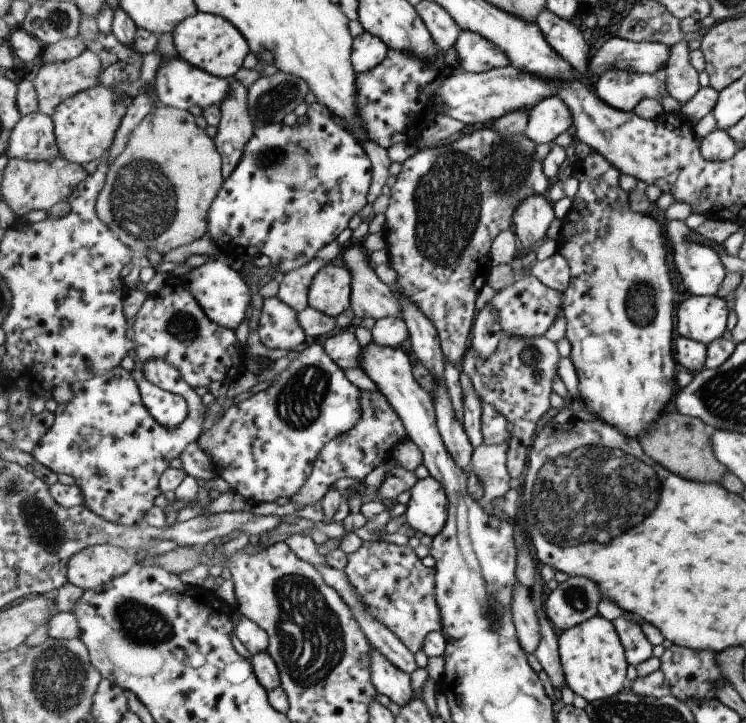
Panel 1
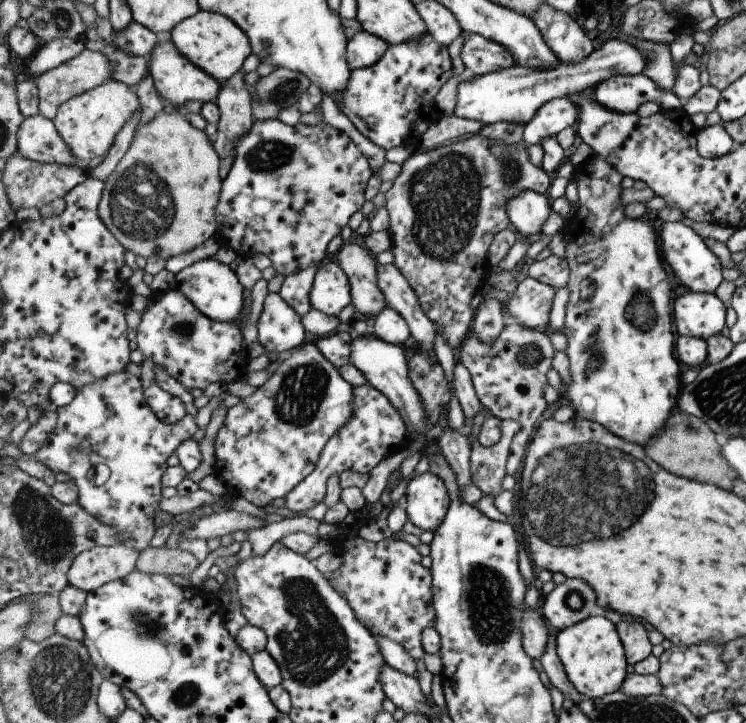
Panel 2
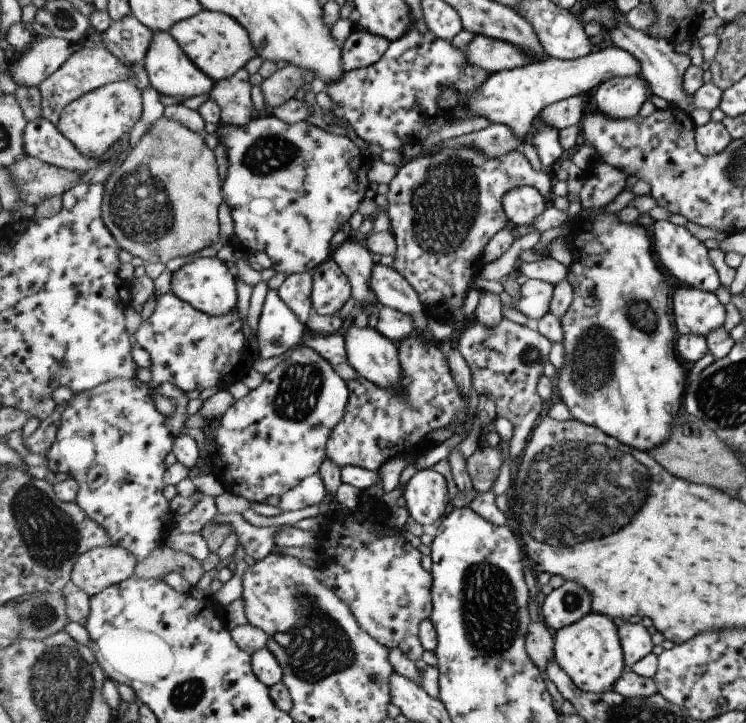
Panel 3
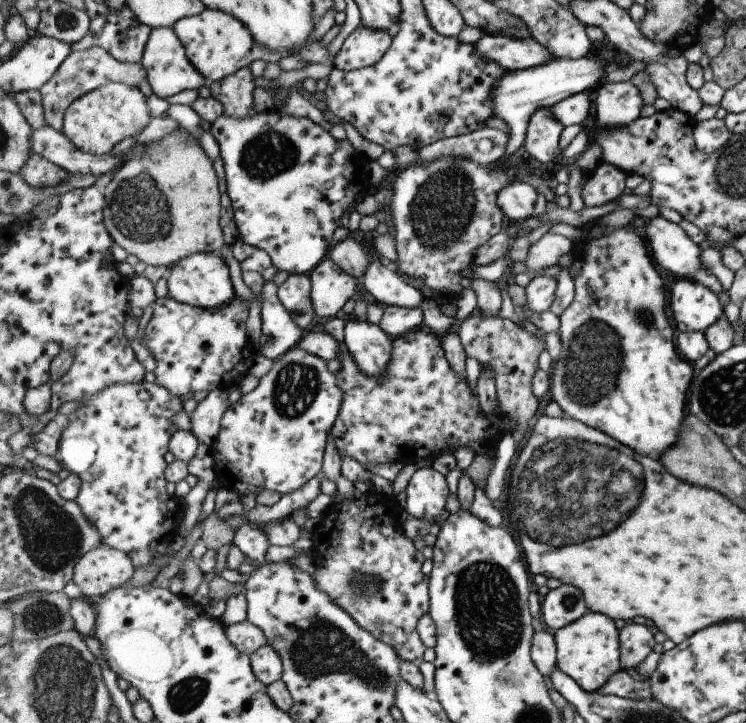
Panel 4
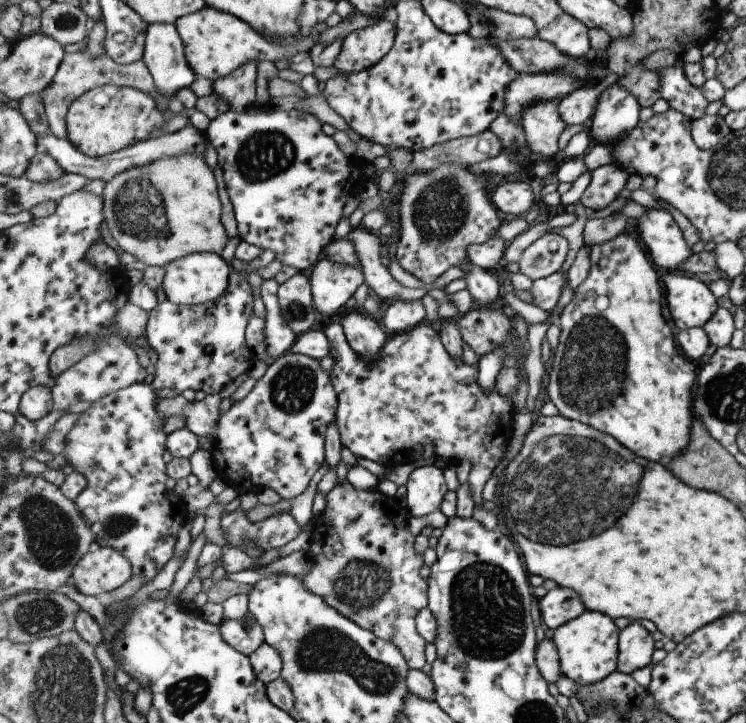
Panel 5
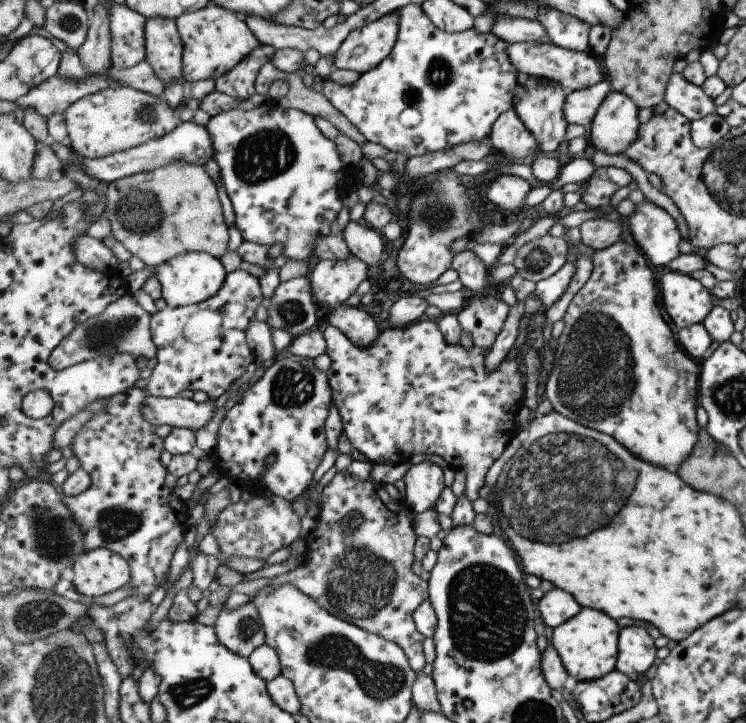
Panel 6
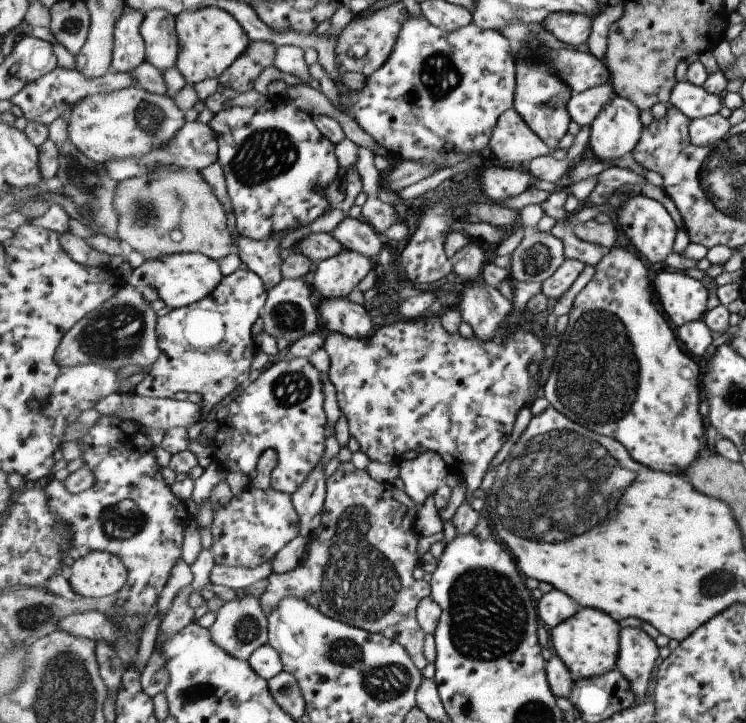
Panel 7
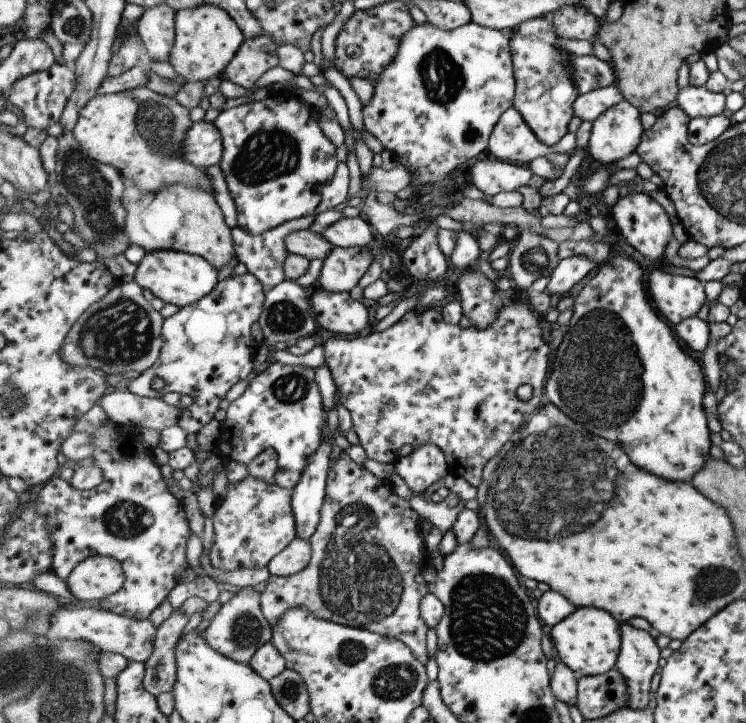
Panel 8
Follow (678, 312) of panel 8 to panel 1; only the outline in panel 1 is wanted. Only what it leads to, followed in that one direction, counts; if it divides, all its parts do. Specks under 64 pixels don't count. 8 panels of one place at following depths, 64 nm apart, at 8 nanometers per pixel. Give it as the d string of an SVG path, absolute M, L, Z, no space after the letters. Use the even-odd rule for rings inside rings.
M689 296L679 306L680 337L701 342L705 346L718 341L725 332L727 312L727 304L717 296Z

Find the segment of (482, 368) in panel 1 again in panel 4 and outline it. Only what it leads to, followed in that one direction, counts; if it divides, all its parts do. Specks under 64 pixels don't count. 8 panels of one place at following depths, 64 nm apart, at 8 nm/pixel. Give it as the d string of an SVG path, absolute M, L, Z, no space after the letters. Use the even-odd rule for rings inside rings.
M478 311L473 312L459 327L459 336L466 350L466 355L474 357L483 370L487 364L491 366L494 374L494 382L499 406L503 406L503 413L507 418L515 418L516 432L512 434L515 442L521 442L531 426L531 420L539 412L539 398L533 392L533 378L539 370L539 358L543 350L547 350L547 344L542 338L537 338L529 330L521 328L513 320L495 316L485 318Z

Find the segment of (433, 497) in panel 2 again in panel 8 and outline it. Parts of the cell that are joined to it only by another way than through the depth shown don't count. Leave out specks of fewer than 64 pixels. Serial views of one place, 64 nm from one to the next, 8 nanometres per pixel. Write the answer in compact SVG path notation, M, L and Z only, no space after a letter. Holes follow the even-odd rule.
M424 445L407 458L401 458L395 468L409 489L419 497L450 474L446 455L434 445Z

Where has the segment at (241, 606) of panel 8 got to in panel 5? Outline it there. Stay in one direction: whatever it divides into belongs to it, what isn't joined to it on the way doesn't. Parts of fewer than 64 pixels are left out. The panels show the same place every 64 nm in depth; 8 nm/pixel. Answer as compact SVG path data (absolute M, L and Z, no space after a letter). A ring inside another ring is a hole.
M251 610L239 618L239 620L222 619L218 624L222 630L222 637L229 646L235 650L251 656L263 643L266 642L266 634L263 626L255 620Z

